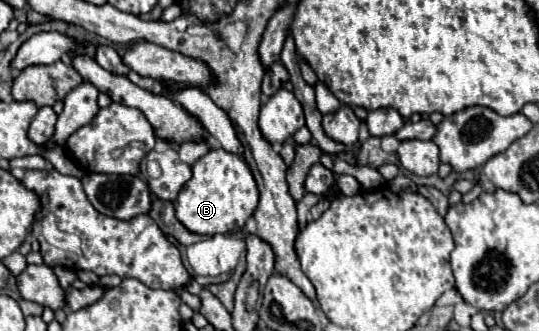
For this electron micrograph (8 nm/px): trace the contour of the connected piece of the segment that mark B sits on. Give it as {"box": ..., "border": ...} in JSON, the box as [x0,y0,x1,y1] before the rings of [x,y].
{"box":[175,149,259,235],"border":[[[209,149],[209,153],[193,165],[193,177],[181,187],[175,201],[175,211],[177,219],[193,233],[227,235],[245,227],[257,203],[259,189],[245,159],[235,153],[225,153],[225,149]]]}

